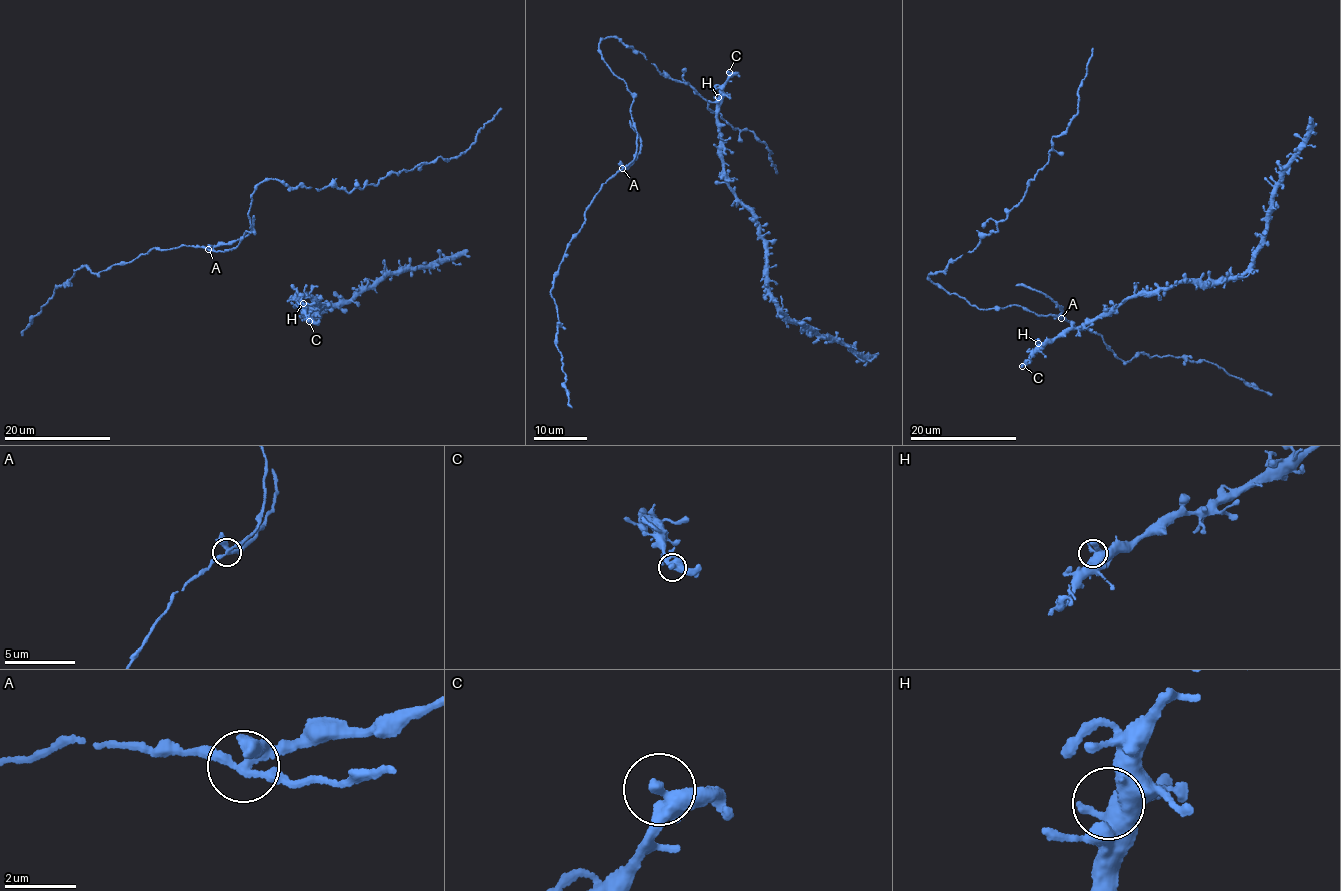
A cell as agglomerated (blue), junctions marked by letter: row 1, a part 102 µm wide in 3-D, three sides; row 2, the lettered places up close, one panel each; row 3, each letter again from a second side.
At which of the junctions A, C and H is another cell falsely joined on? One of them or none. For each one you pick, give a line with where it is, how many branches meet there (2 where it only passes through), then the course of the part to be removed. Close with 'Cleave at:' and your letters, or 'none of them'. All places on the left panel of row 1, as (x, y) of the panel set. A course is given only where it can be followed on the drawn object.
A: (208, 249) | 4 | (209, 248), (243, 237), (254, 227), (253, 215)
Cleave at: A

